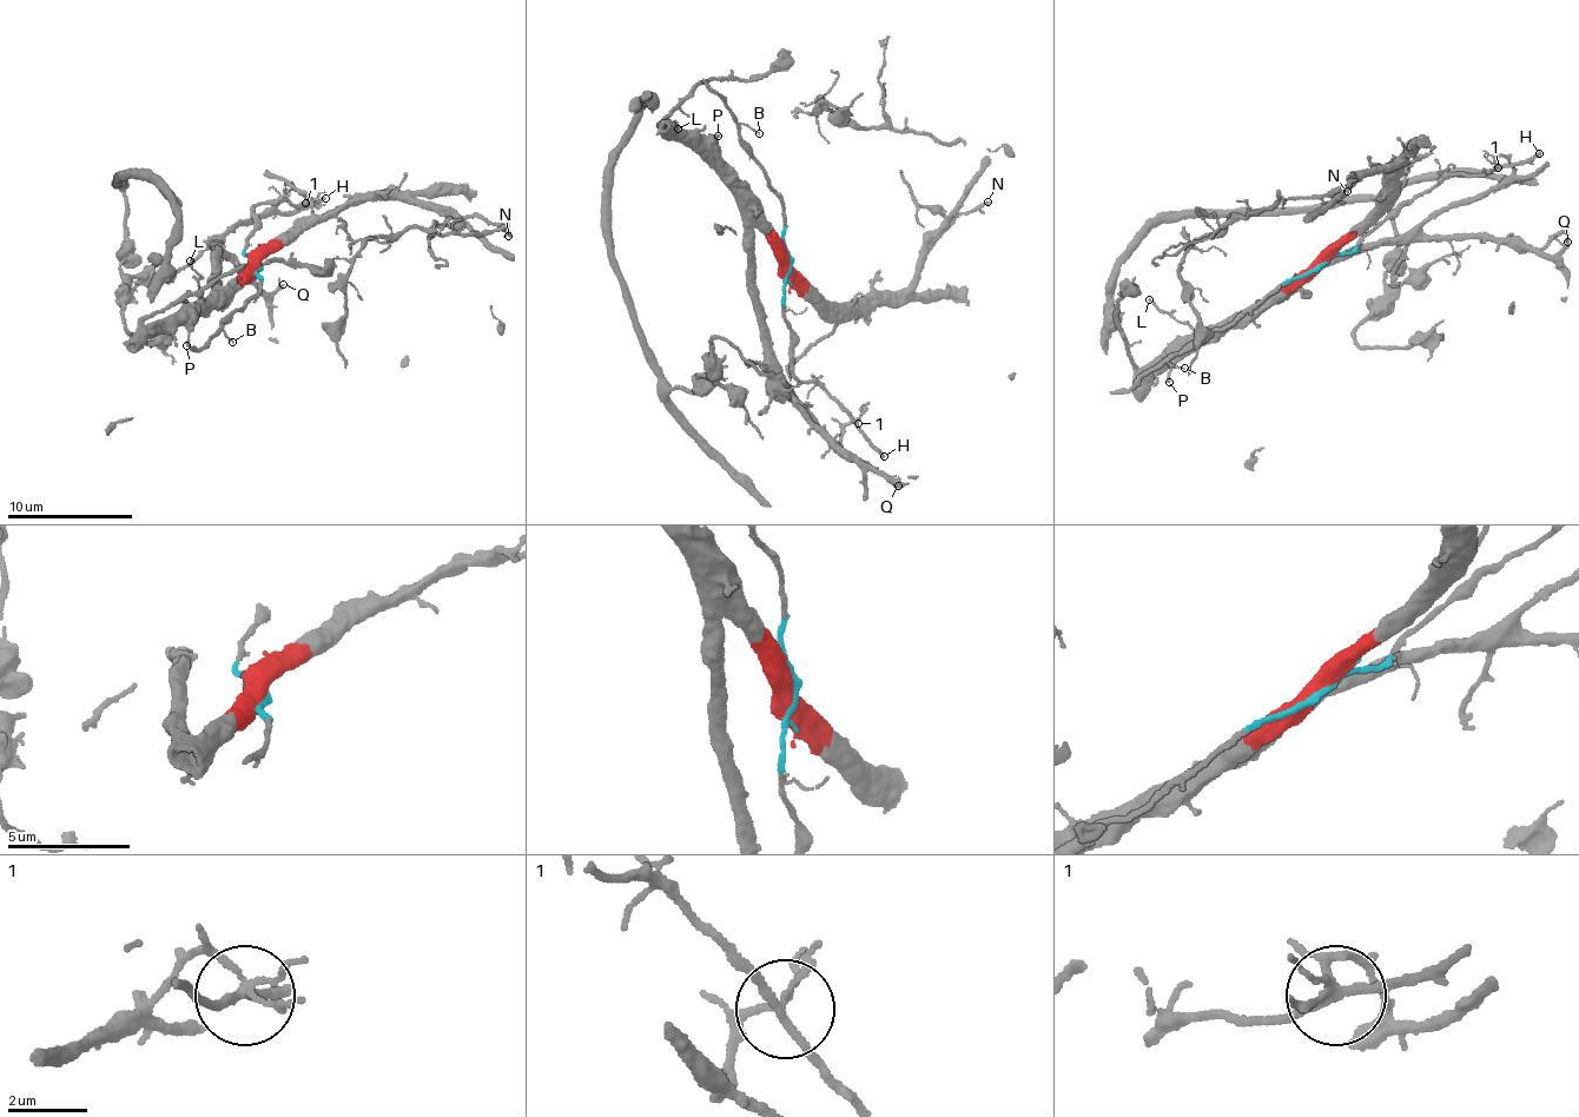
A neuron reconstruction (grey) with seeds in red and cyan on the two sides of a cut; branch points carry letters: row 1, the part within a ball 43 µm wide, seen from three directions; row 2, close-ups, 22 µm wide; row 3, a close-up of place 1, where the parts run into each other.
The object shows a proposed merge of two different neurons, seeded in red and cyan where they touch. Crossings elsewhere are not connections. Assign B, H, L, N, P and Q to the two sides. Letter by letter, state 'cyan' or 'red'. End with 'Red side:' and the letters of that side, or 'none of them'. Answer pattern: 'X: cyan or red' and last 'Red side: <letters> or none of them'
B: cyan
H: cyan
L: red
N: red
P: red
Q: red
Red side: L, N, P, Q

